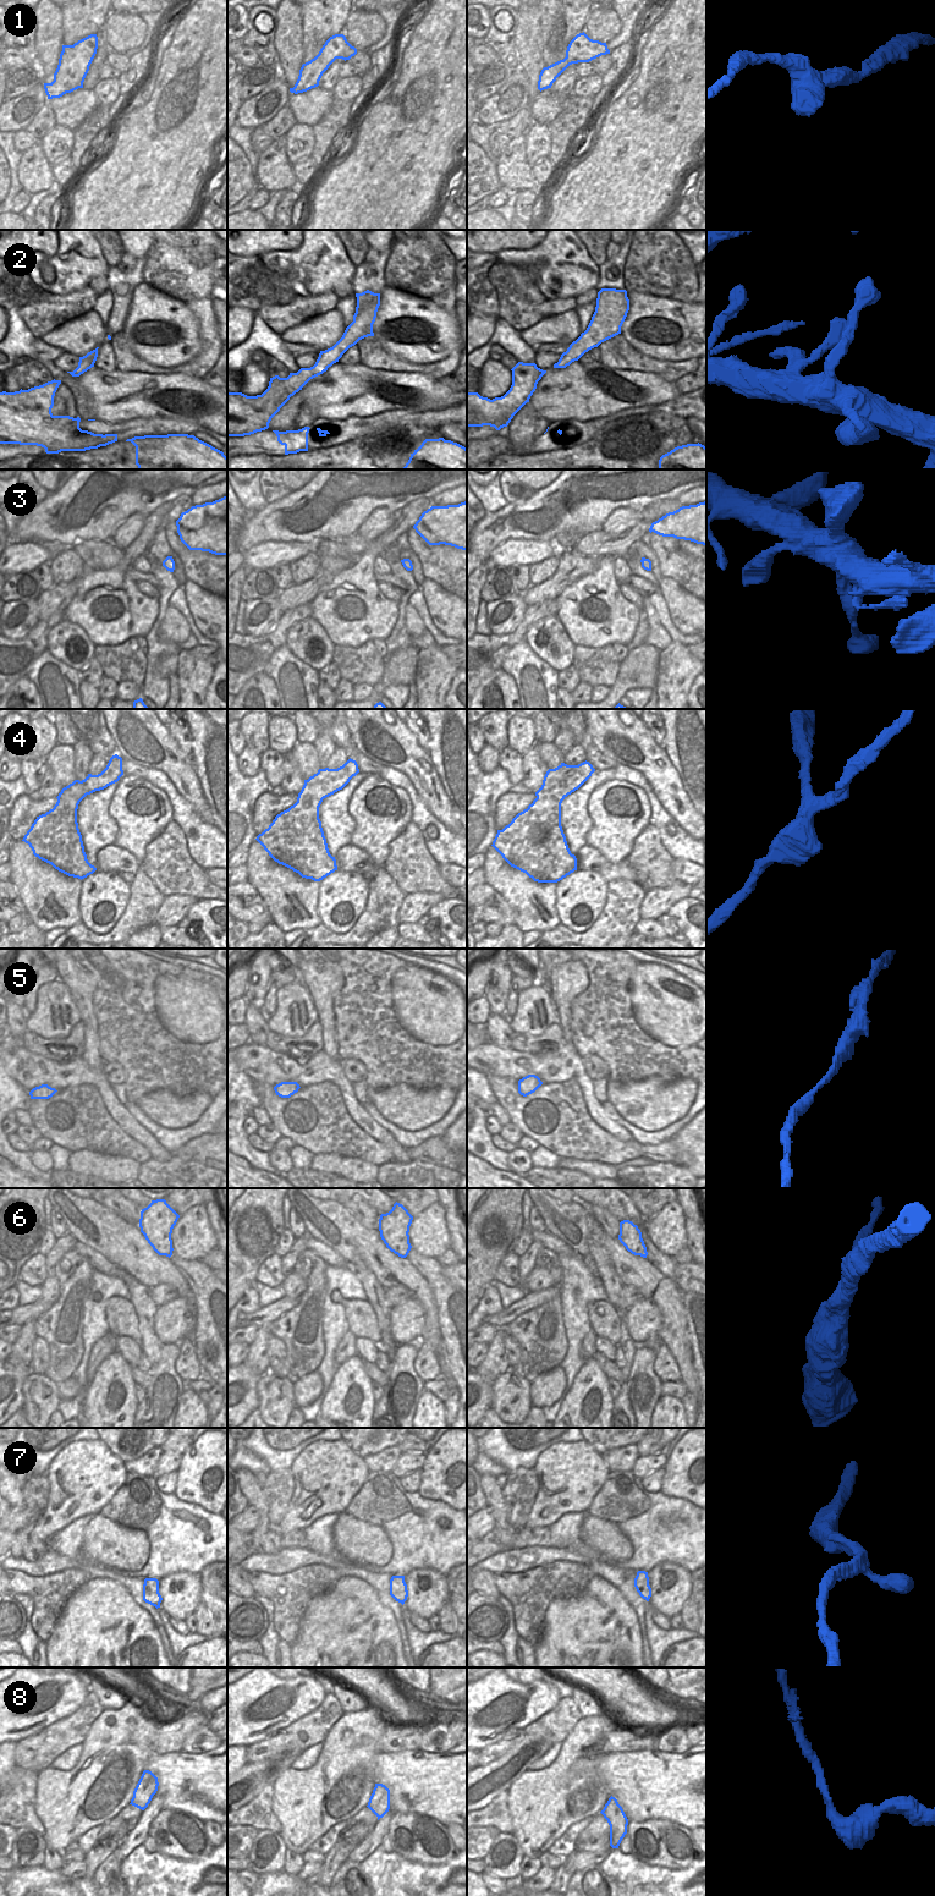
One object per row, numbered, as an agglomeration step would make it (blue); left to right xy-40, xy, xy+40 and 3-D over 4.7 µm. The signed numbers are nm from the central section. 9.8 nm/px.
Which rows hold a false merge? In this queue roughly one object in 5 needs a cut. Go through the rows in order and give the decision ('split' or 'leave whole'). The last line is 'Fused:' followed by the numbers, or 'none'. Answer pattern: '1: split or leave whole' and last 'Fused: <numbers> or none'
1: leave whole
2: leave whole
3: leave whole
4: leave whole
5: leave whole
6: leave whole
7: leave whole
8: leave whole
Fused: none

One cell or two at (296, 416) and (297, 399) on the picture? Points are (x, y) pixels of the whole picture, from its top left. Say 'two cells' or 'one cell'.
one cell

